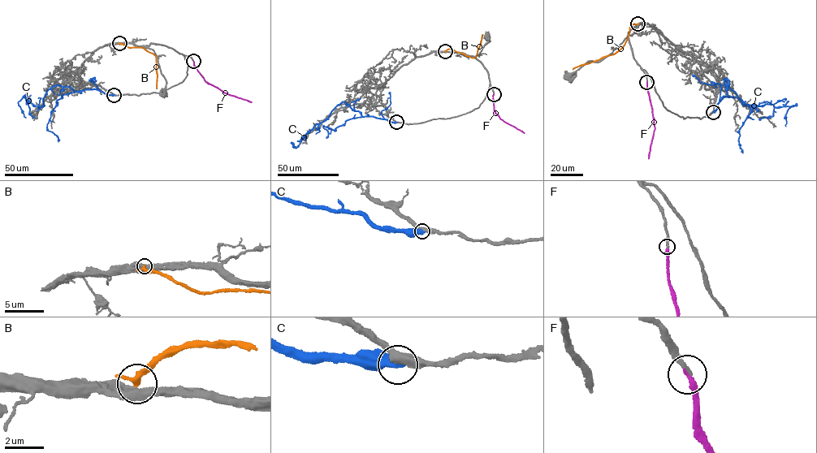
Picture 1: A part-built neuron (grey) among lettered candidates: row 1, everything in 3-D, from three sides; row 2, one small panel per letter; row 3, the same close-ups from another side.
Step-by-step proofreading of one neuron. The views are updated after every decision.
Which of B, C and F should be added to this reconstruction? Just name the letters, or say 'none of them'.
F

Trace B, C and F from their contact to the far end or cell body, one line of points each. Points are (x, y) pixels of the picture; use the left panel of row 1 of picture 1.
B: (119, 43), (129, 47), (144, 48), (154, 53), (157, 88)
C: (114, 95), (54, 85), (46, 92), (42, 106), (28, 104), (25, 97), (18, 102), (25, 118)
F: (193, 61), (194, 66), (206, 82), (222, 92), (251, 102)

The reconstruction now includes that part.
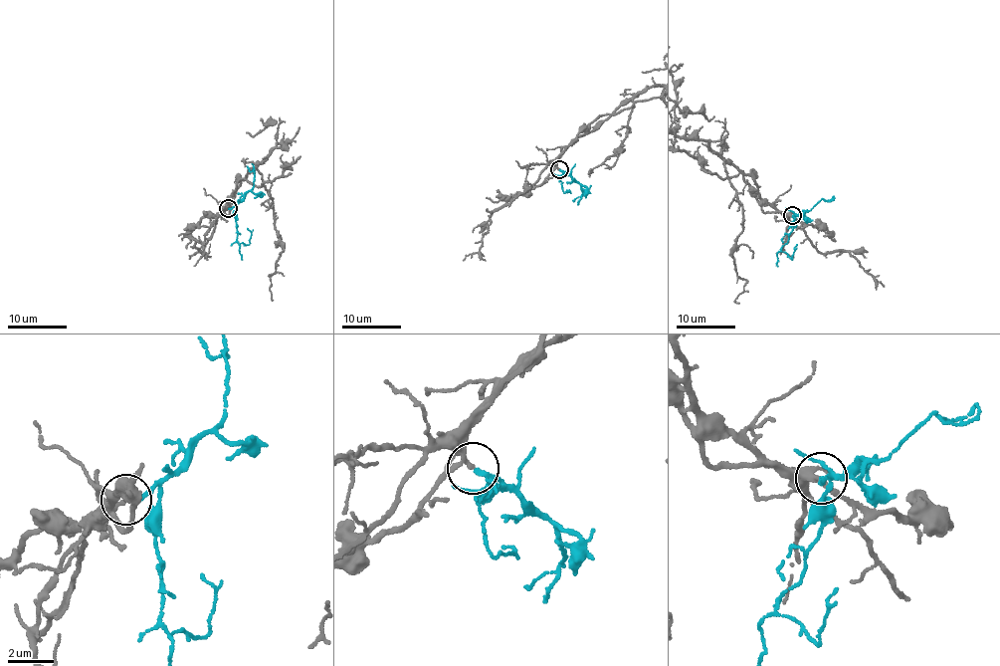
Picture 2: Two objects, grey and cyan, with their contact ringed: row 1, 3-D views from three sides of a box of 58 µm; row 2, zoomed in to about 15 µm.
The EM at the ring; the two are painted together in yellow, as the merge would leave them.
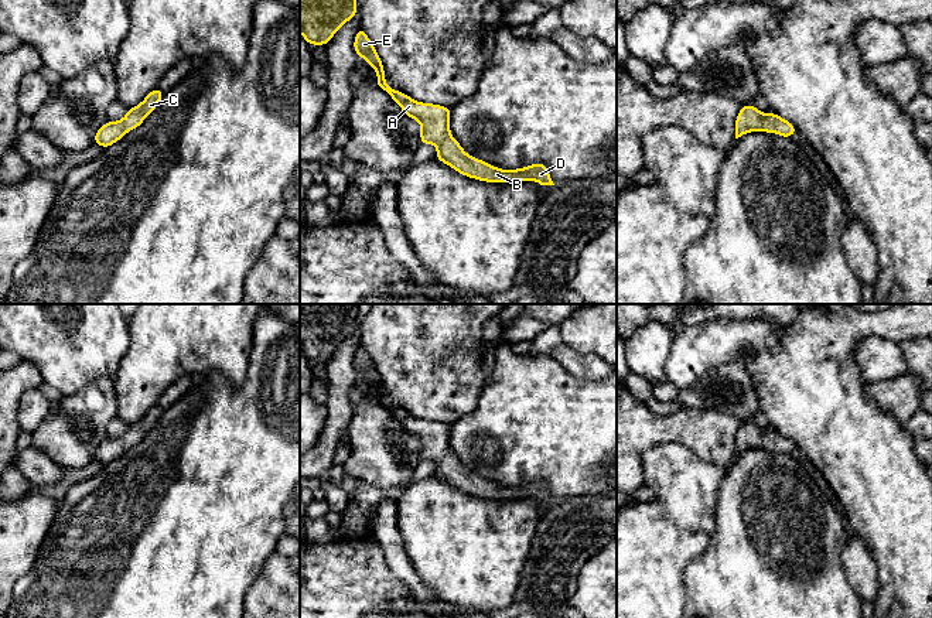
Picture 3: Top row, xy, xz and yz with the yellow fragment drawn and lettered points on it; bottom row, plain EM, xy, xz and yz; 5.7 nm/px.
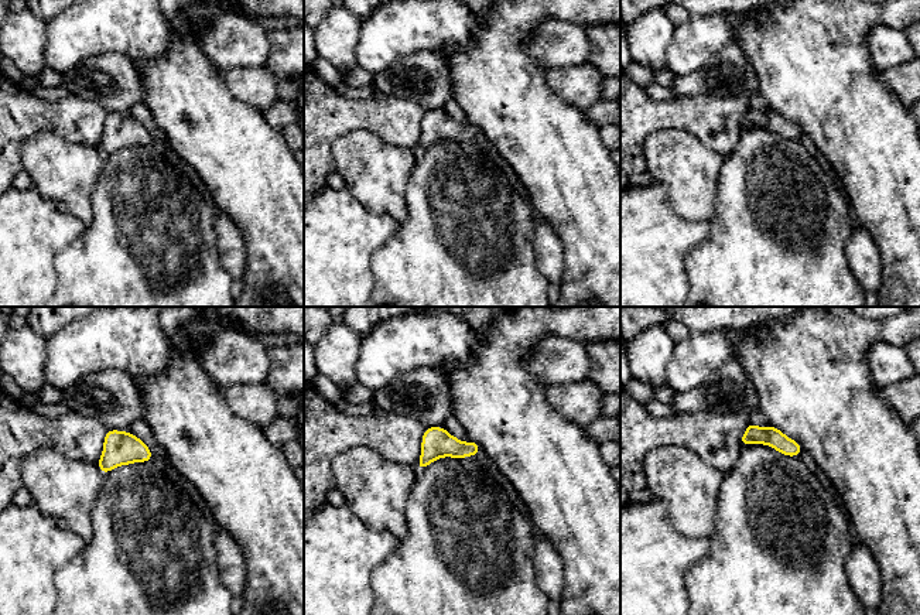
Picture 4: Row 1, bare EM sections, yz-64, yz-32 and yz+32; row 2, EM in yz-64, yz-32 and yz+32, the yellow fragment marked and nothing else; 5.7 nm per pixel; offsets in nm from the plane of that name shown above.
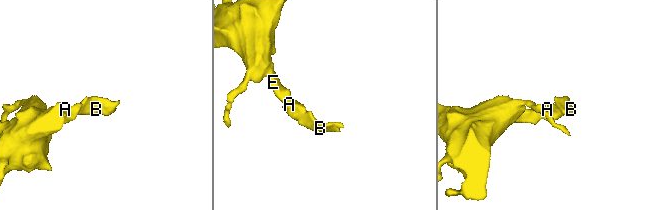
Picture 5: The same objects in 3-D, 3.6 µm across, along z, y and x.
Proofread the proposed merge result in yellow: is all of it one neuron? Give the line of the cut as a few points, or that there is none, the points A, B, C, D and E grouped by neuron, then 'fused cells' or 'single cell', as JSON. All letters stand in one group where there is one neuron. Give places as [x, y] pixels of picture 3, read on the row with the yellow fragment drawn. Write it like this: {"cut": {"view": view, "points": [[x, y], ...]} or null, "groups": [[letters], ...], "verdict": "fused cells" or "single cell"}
{"cut": null, "groups": [["A", "B", "C", "D", "E"]], "verdict": "single cell"}

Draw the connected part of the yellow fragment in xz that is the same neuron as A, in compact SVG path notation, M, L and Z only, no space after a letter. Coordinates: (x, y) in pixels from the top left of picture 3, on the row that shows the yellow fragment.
M362 27L356 31L354 49L358 57L363 58L375 69L378 75L376 86L383 89L402 107L406 116L420 123L421 144L434 144L438 147L434 158L465 177L485 182L520 182L532 180L540 185L554 185L543 163L535 163L516 170L501 170L467 154L461 144L451 136L451 107L421 103L400 91L392 89L385 81L386 74L378 51Z

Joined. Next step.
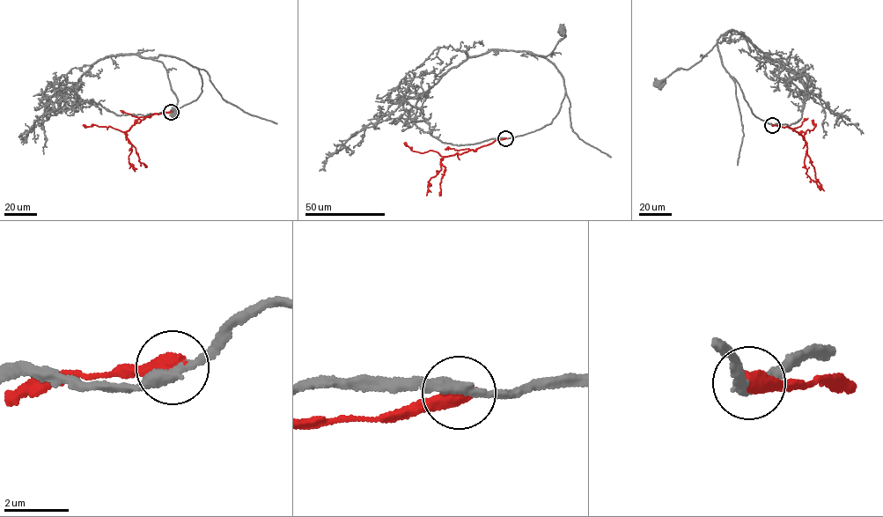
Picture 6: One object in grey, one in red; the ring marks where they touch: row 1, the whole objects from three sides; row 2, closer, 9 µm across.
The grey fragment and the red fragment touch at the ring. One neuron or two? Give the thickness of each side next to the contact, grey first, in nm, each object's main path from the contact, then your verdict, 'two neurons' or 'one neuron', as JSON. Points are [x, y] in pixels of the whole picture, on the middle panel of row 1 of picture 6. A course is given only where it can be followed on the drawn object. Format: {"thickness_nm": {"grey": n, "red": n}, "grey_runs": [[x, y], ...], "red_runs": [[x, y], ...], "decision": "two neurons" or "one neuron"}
{"thickness_nm": {"grey": 320, "red": 550}, "grey_runs": [[505, 138], [541, 129], [559, 111], [565, 90], [561, 74], [534, 54], [551, 53], [565, 35], [562, 31]], "red_runs": [[505, 138], [474, 150], [444, 157], [441, 169], [429, 181], [426, 195]], "decision": "two neurons"}

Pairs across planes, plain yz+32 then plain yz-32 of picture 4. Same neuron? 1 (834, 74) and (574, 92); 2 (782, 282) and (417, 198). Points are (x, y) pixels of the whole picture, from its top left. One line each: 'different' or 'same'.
1: different
2: same

